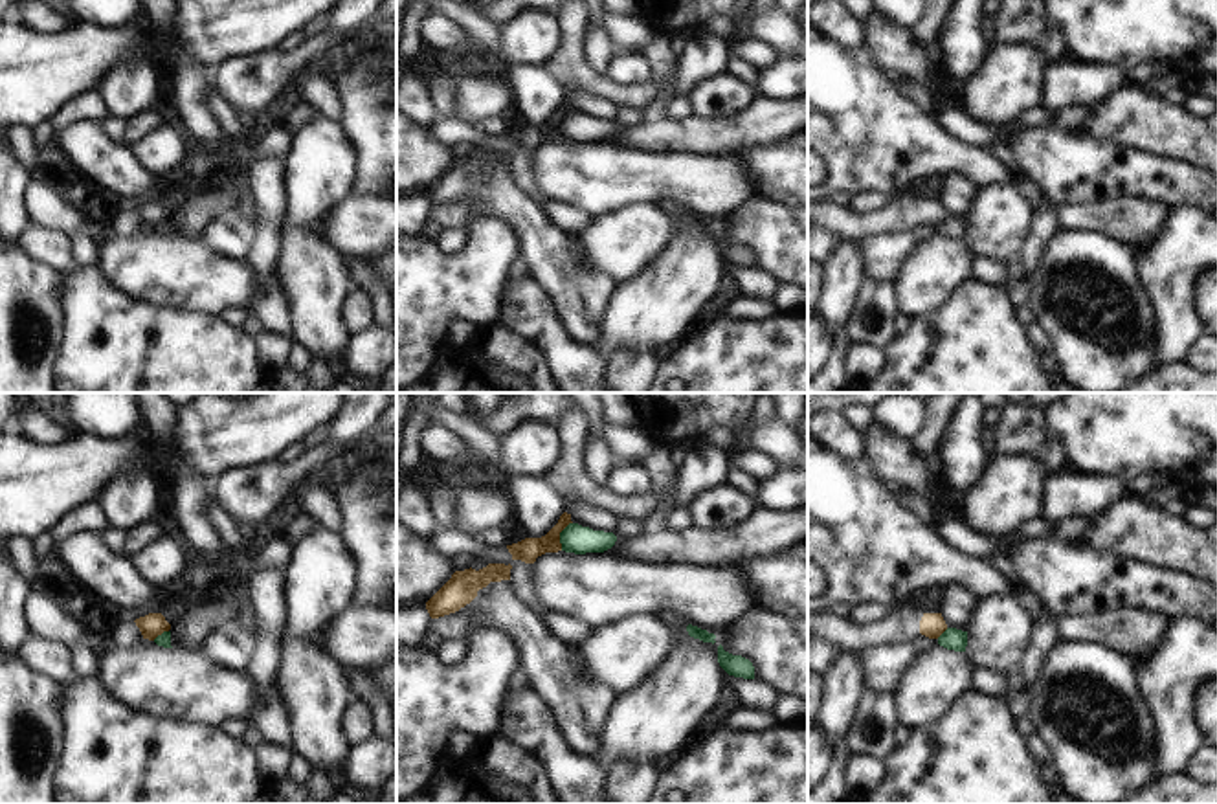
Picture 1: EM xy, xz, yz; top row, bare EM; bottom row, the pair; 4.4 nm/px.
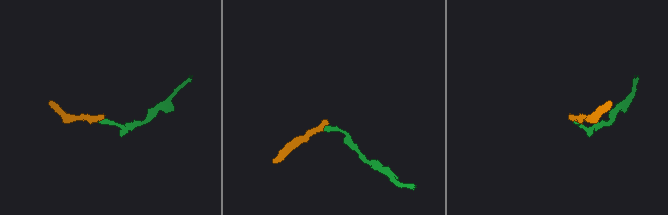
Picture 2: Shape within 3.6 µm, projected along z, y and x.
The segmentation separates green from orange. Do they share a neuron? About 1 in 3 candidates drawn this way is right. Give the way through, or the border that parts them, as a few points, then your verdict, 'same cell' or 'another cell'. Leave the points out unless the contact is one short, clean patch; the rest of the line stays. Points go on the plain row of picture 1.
border xz (571, 111), (560, 122), (560, 138); another cell

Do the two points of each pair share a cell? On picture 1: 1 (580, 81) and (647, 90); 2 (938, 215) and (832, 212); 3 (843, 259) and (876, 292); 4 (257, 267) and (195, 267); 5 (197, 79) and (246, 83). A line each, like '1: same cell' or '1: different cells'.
1: same cell
2: same cell
3: different cells
4: different cells
5: different cells

